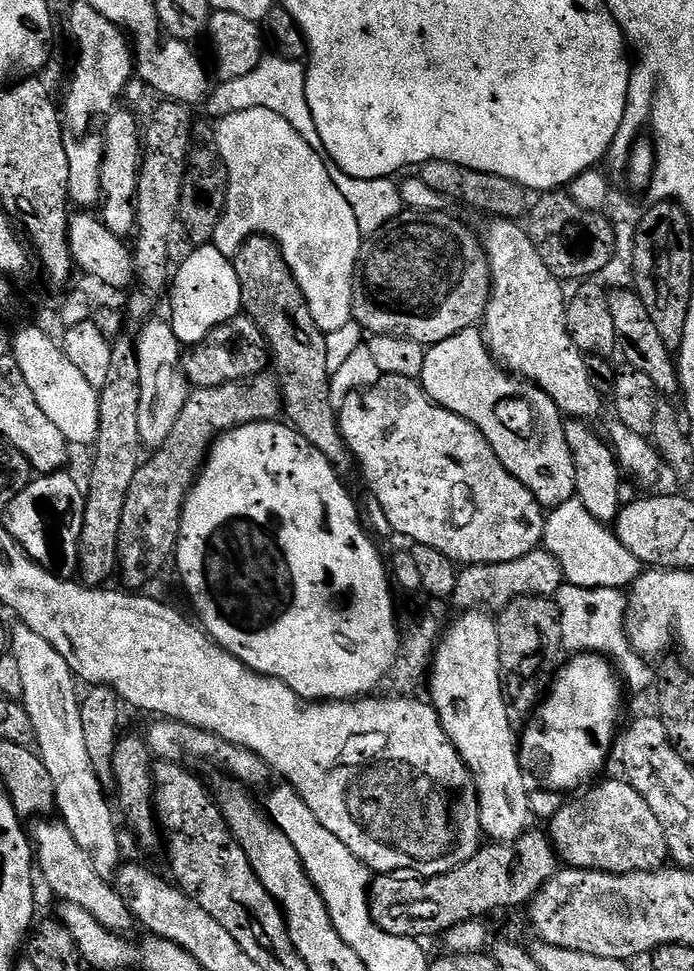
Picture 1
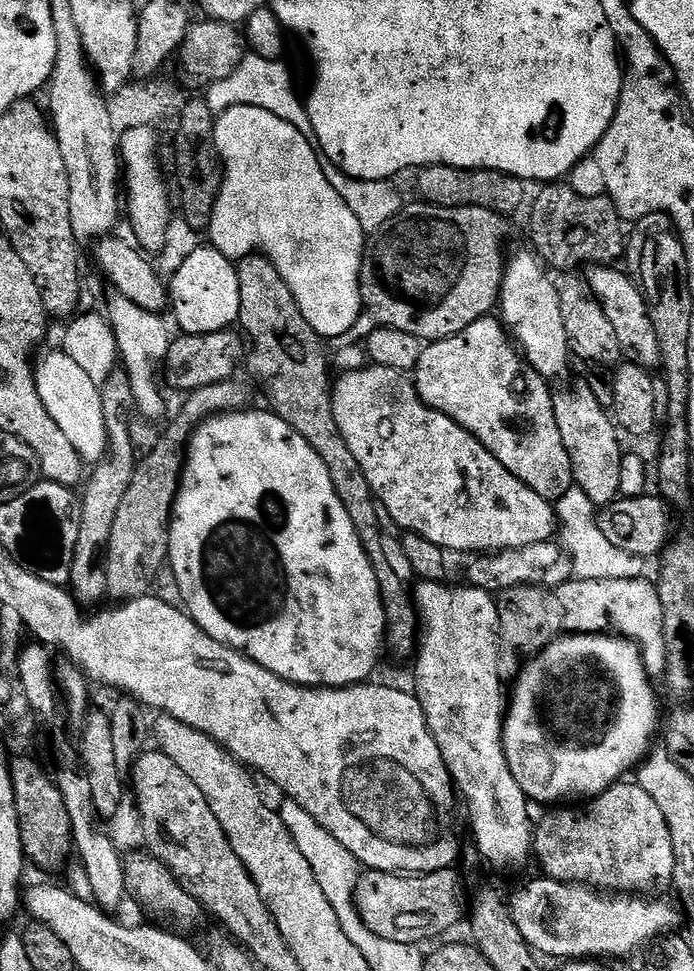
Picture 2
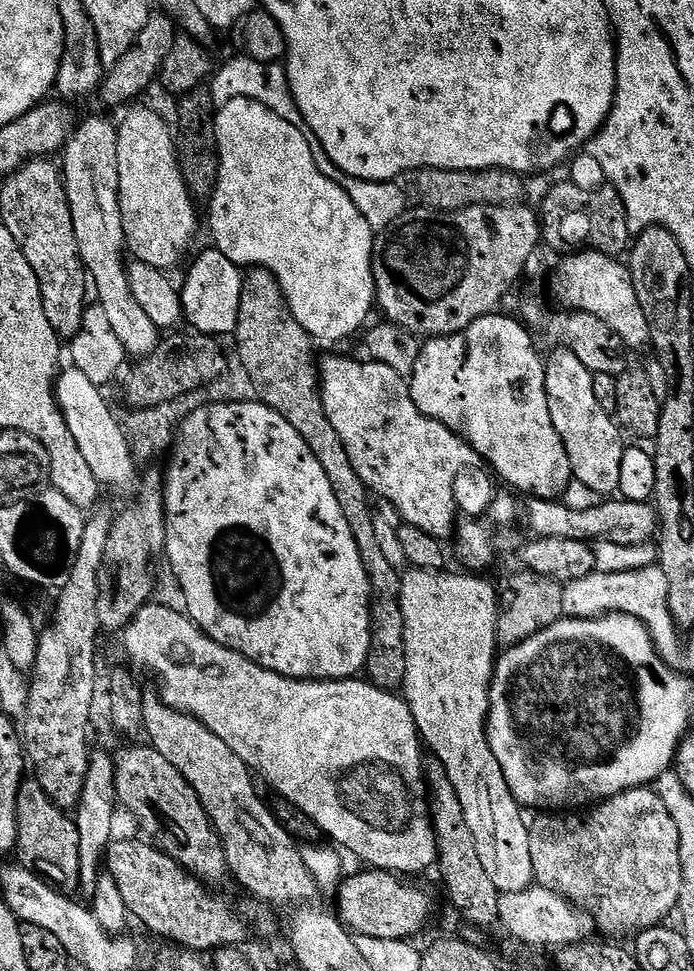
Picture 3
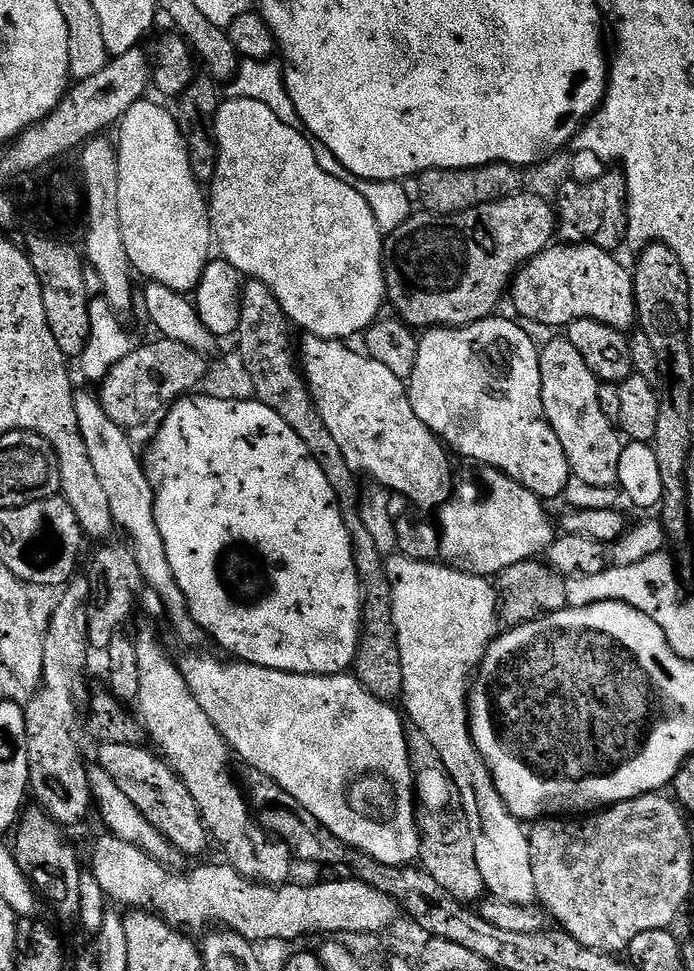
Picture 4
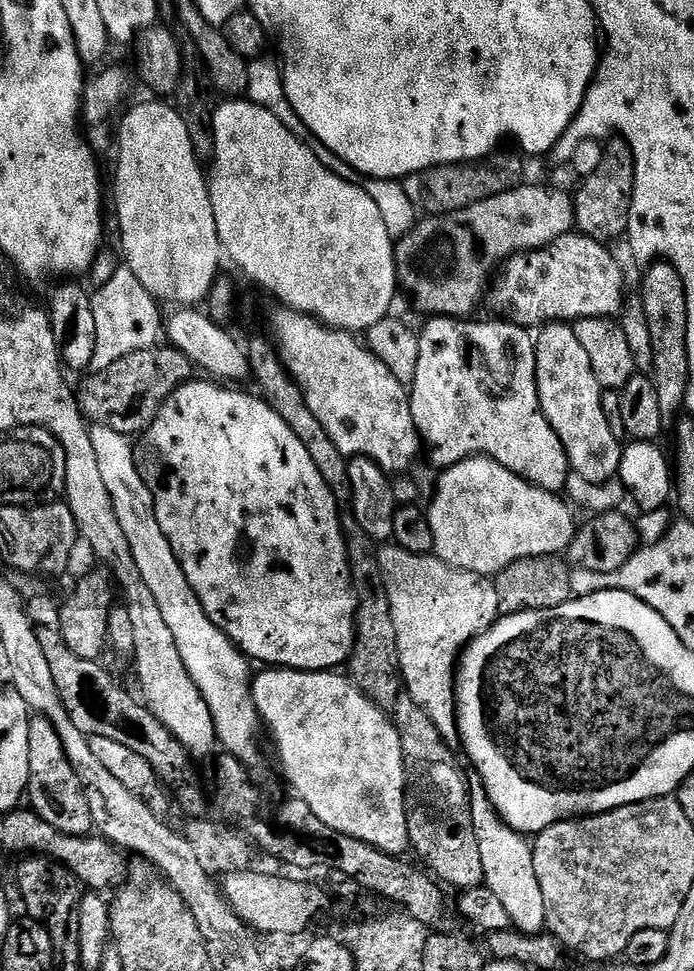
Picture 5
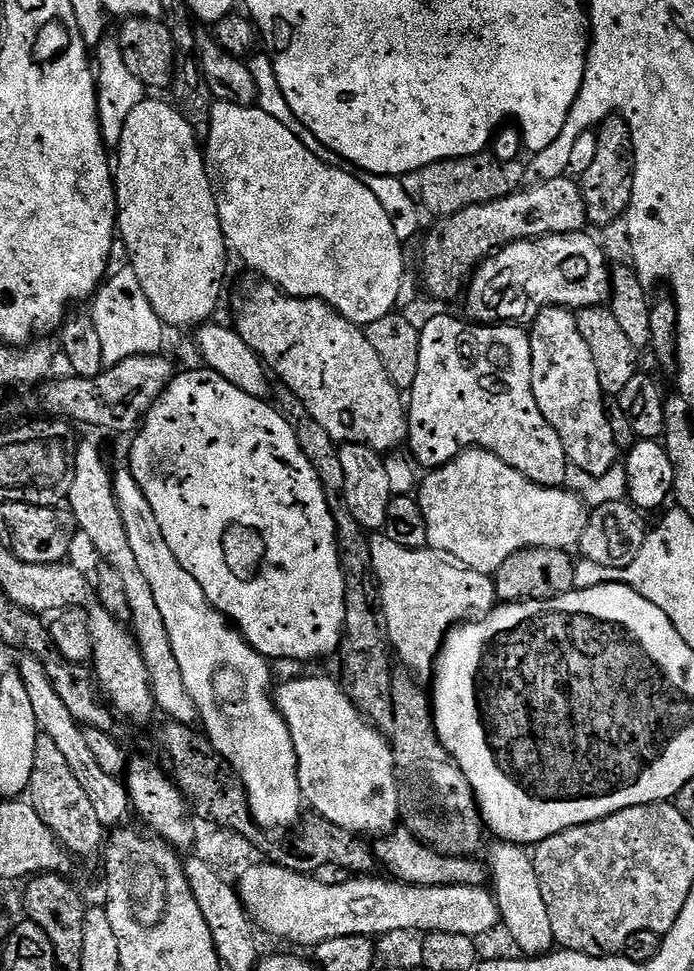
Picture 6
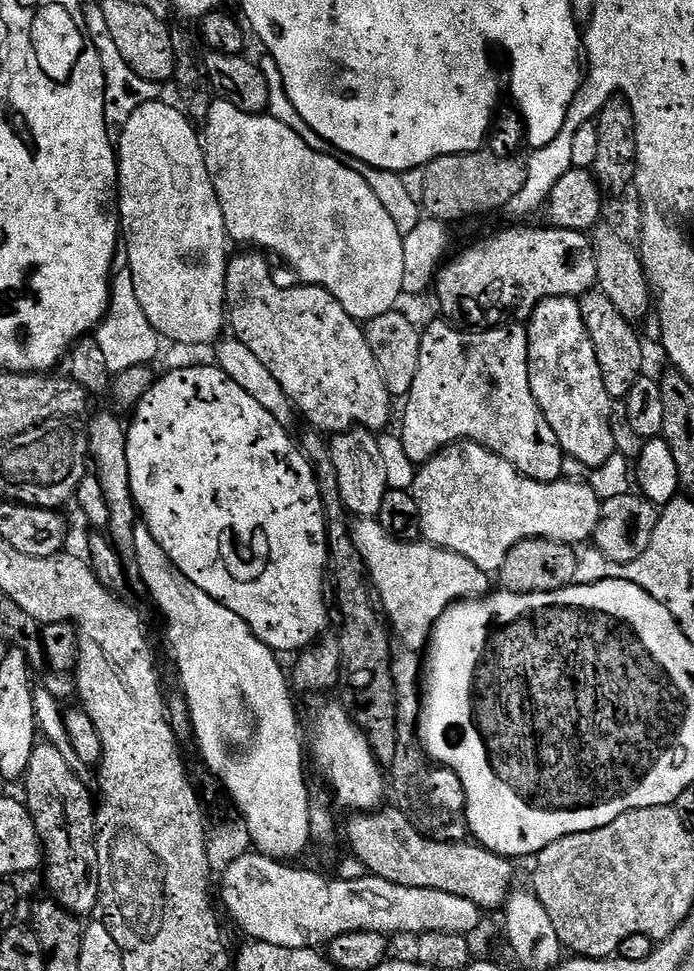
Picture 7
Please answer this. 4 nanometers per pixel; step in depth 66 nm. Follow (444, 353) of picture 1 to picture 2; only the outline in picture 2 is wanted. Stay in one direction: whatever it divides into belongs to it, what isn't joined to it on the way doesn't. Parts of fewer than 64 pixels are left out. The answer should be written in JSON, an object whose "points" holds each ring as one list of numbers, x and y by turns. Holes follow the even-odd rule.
{"points":[[485,318,450,338,431,341,418,358,414,383,416,393,427,408,446,414,458,422,458,426,474,434,474,438,478,438,478,442,482,442,482,446,486,446,486,450,502,462,505,470,534,490,534,494,555,502,566,494,566,490,573,488,570,454,566,454,566,446,562,442,562,434,558,434,558,422,554,418,553,389,548,389,551,388,549,381,533,368,522,367,521,353,514,347,499,319]]}

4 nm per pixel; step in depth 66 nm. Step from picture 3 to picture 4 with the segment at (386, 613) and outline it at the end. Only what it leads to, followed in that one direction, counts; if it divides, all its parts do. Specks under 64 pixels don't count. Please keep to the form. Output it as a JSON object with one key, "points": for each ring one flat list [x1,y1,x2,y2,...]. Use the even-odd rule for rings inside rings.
{"points":[[252,278,243,285,241,294,241,320,238,331,240,338,239,358,245,363,246,371,254,381,255,399,261,404,270,406,298,438,306,446,308,455,318,462,322,474,326,474,326,482,336,495,336,503,340,506,342,522,352,535,352,553,360,579,360,591,364,594,364,618,360,626,360,645,356,651,354,675,361,686,374,698,396,702,401,699,402,686,402,654,398,650,398,634,394,626,394,606,392,605,392,587,388,577,386,556,378,552,377,543,366,530,362,522,360,499,361,485,356,485,357,473,346,466,346,458,342,458,342,450,338,450,338,442,326,430,326,422,318,414,316,404,308,389,308,382,300,367,298,348,292,344,293,325,285,316,278,298,263,284]]}

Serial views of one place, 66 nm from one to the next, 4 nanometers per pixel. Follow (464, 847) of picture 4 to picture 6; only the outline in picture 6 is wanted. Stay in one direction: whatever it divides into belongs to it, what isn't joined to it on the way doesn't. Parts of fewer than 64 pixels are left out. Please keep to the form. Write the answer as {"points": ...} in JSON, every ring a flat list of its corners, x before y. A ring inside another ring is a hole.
{"points":[[400,666,392,673,392,697,394,698,394,726,390,733,390,743,394,754,396,781,398,782,398,802,400,820,410,834,414,834,428,848,441,852,443,856,477,855,480,839,486,836,486,825,480,819,480,807,476,805,476,795,472,792,466,774,456,765,452,755,442,746,436,733,436,718,432,710,429,693,412,671]]}

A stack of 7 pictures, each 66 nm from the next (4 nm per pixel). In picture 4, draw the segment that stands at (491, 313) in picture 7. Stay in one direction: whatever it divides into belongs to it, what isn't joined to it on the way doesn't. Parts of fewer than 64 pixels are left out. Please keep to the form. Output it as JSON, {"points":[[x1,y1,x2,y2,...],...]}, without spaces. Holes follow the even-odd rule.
{"points":[[553,243,543,252,539,252,534,259,529,260,513,276,510,297,512,296,512,304,516,307,517,314,515,315,525,316,528,320,537,320,538,323,545,324,548,328,561,327,560,329,573,324,575,320,590,318,627,333,637,323,636,295,632,285,633,273,629,269,627,272,612,256,615,255,609,249,599,248,593,244]]}

